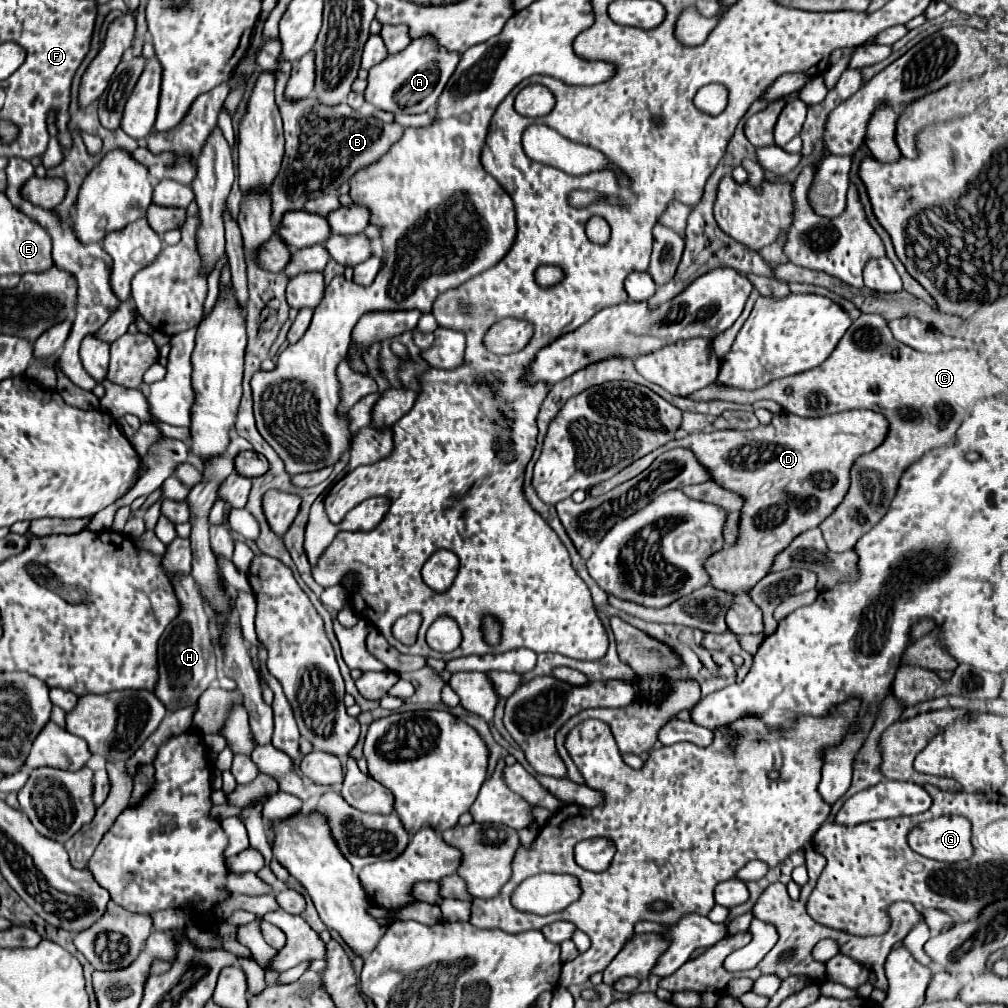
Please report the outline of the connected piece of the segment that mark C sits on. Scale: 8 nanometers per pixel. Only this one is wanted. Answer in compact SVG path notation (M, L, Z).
M861 314L847 328L837 348L821 366L797 376L773 380L753 392L733 388L717 390L713 384L707 386L705 392L711 400L737 404L773 400L783 408L783 412L803 418L821 418L855 408L883 412L889 420L887 440L883 440L883 444L879 444L871 454L867 452L855 460L849 492L835 512L819 526L827 548L831 552L845 552L883 518L907 464L913 464L931 448L951 444L955 430L967 418L969 408L977 398L995 396L1001 388L1005 386L1001 386L1001 380L989 372L987 362L977 352L951 350L943 354L921 354L897 342L881 316Z

